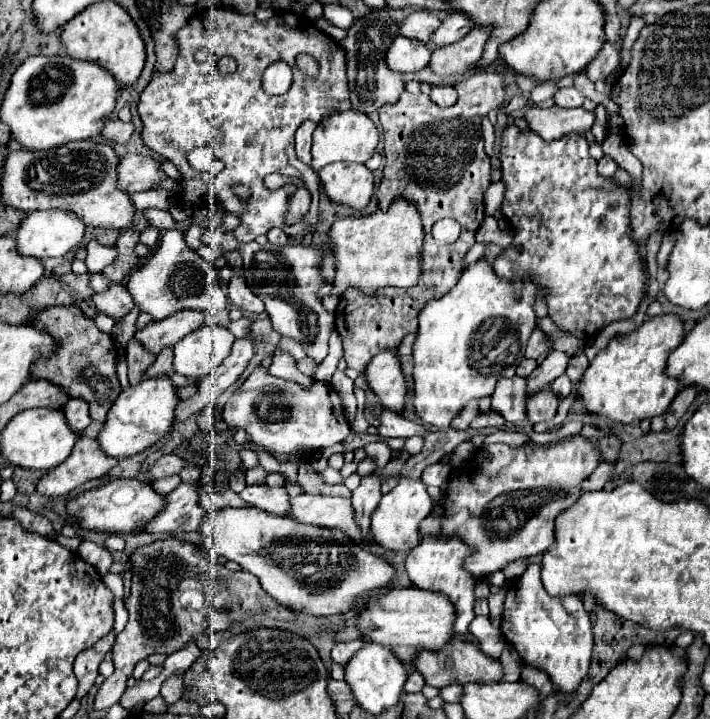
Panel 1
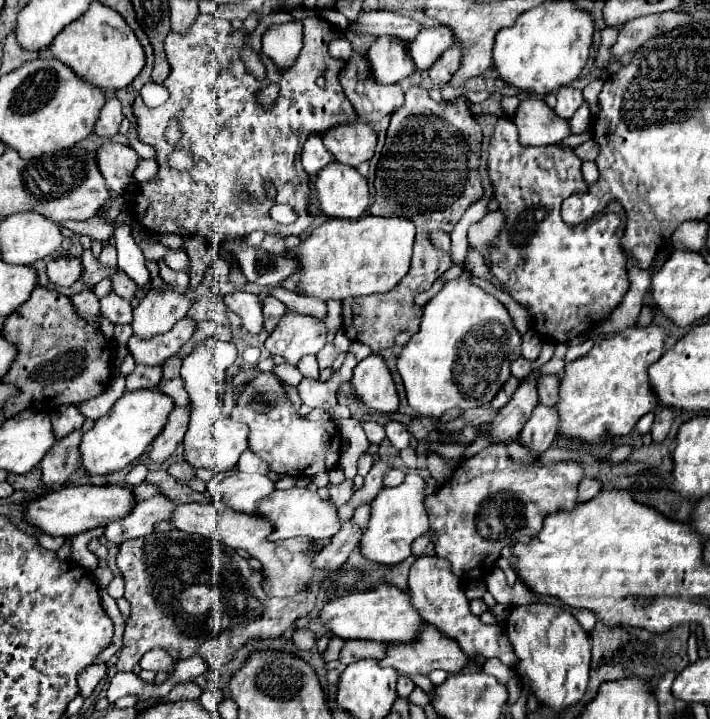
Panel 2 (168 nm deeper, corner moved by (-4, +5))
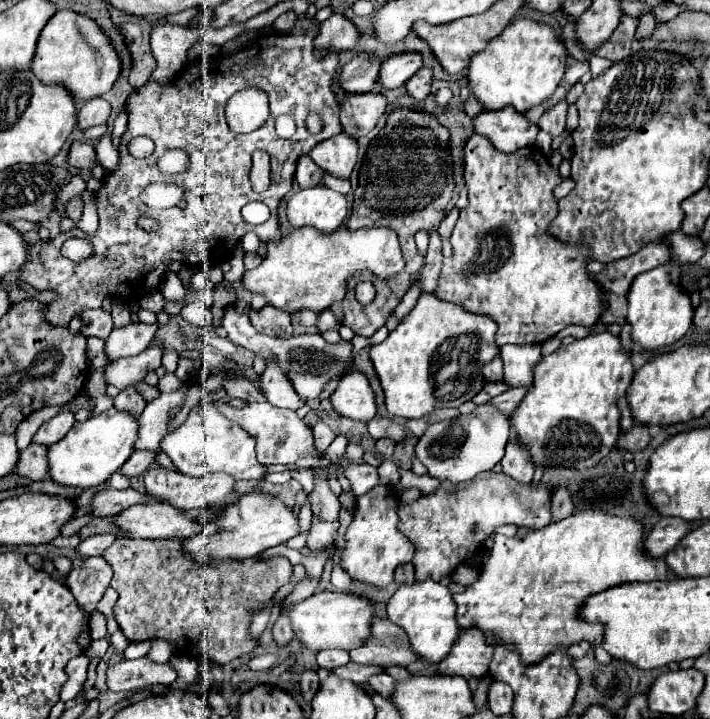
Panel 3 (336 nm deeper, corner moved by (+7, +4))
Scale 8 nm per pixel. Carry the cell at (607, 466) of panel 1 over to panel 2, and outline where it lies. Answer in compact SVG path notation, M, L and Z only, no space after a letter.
M586 477L586 479L582 479L580 485L578 485L578 497L576 497L576 503L584 503L584 501L596 497L600 491L602 491L600 483L598 483L596 479L588 479L588 477Z

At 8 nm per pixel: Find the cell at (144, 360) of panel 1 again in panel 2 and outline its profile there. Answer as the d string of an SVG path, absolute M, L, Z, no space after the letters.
M136 367L132 375L126 379L126 391L136 391L136 389L156 389L162 379L162 369L160 367Z

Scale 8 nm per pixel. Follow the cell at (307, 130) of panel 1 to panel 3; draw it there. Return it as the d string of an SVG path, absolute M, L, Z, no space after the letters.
M301 156L299 158L295 178L297 178L301 188L313 188L313 186L321 184L323 174L325 172L321 172L321 168L317 168L317 164L313 164L313 160L309 156Z

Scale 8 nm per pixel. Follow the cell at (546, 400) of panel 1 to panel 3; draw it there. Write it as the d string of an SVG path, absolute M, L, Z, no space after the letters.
M515 438L507 444L501 466L503 466L503 472L507 476L515 478L517 482L527 484L533 480L535 464L533 464L533 460L529 460L529 452L525 452L525 448L521 448L521 442Z

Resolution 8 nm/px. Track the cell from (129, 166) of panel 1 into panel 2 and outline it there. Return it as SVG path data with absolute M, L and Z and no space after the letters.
M104 143L96 149L96 163L114 193L124 193L138 165L138 153L122 143Z

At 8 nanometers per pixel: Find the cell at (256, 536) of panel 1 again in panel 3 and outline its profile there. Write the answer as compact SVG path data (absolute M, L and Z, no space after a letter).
M167 502L155 504L137 504L123 510L115 524L127 532L129 538L189 538L193 534L213 534L215 524L199 524L193 518L187 518L185 512L173 508Z

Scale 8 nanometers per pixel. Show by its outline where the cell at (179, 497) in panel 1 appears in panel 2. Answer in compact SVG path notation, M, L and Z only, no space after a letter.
M154 495L132 507L132 511L126 517L110 523L106 527L104 537L114 545L122 545L128 539L146 537L154 531L156 521L168 519L168 511L172 511L172 507L176 507L176 503L168 503L168 499L156 499Z

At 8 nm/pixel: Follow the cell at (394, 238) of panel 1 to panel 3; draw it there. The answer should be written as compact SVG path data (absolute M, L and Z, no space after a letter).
M347 226L337 228L337 232L317 232L315 228L297 228L289 236L281 238L279 242L267 244L267 252L263 262L255 270L247 270L243 276L243 286L249 292L261 292L269 298L269 304L287 312L309 308L313 312L321 312L329 308L333 302L339 302L347 294L347 282L351 276L359 272L371 272L377 278L389 280L399 274L403 268L403 256L397 240L397 232L391 228L363 228L363 230L349 230Z

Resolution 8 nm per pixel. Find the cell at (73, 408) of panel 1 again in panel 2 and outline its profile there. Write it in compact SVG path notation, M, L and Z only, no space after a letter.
M64 405L64 407L58 407L52 415L52 429L54 429L54 435L56 439L60 437L66 437L68 433L76 431L76 429L82 429L82 423L84 423L84 415L74 407L74 405Z

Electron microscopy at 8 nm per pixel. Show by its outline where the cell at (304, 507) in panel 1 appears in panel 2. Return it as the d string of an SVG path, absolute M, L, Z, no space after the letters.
M292 487L286 491L272 491L266 499L262 499L256 505L256 515L262 515L272 525L272 533L268 535L268 541L282 541L282 539L292 539L292 537L326 539L340 531L334 503L322 501L318 493L312 493L300 487Z

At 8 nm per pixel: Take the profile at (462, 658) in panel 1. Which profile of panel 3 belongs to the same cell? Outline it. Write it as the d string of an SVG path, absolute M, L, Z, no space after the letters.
M373 620L371 638L365 646L349 652L351 660L357 664L375 664L375 666L403 666L417 662L419 656L409 648L409 638L401 626L395 626L391 620Z

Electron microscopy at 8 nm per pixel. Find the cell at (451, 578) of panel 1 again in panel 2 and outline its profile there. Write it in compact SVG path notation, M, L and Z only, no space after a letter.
M436 555L416 559L410 569L408 595L418 615L428 625L434 625L442 635L454 639L468 657L474 657L474 655L496 657L508 667L516 663L516 657L512 655L512 647L508 643L506 633L502 633L502 629L496 629L496 625L484 625L476 615L468 611L468 599L464 595L464 589L460 587L460 581L452 575L452 571L448 571L448 561L438 559Z

